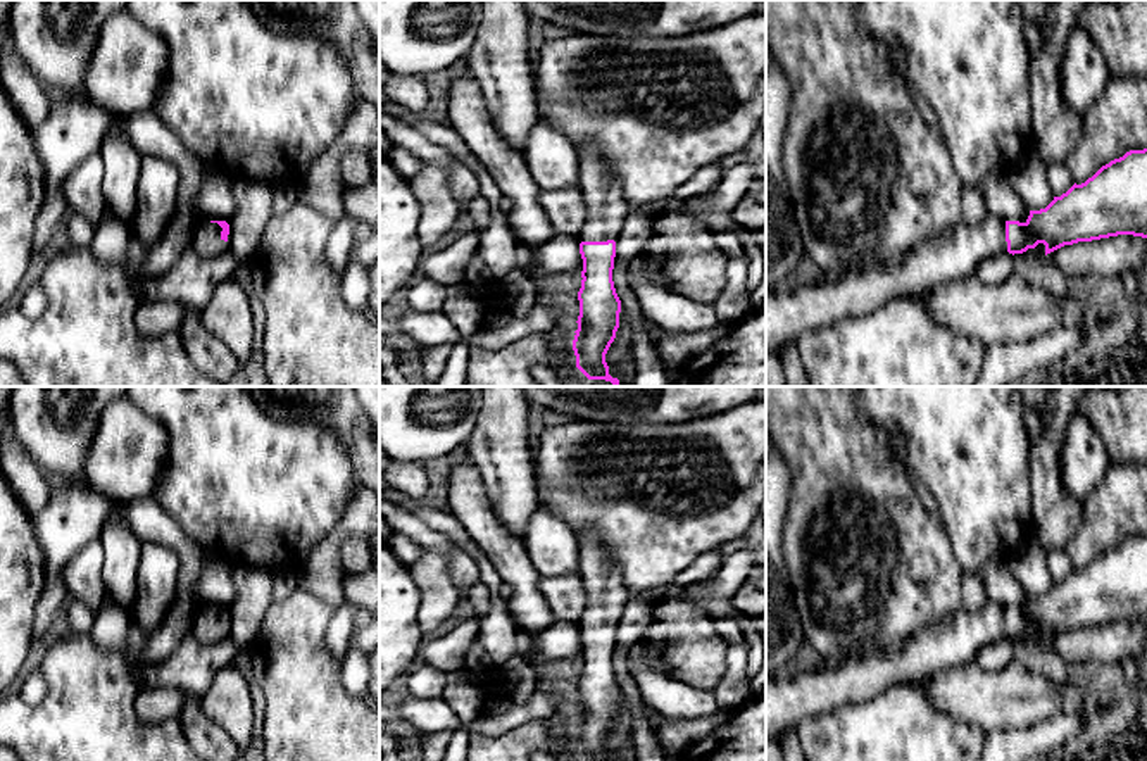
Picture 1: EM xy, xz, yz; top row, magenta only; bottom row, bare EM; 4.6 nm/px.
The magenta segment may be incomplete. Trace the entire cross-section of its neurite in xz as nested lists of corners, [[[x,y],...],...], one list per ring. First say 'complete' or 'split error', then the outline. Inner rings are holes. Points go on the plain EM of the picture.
split error | [[[593,530],[578,533],[580,569],[588,597],[580,618],[583,645],[580,702],[573,737],[583,761],[609,761],[605,740],[619,714],[621,687],[612,668],[616,625],[623,619],[631,595],[621,568],[609,557],[600,535]]]

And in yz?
split error | [[[1147,535],[1130,537],[1102,552],[1085,569],[1075,569],[1066,580],[1054,583],[1045,595],[1030,597],[1025,609],[1004,609],[995,602],[987,602],[978,613],[962,607],[937,626],[914,633],[900,651],[868,651],[818,671],[802,671],[793,678],[778,675],[766,680],[766,740],[778,740],[805,718],[821,716],[840,706],[871,701],[893,685],[907,685],[950,668],[971,664],[980,651],[993,642],[1023,640],[1038,630],[1045,632],[1047,642],[1064,632],[1118,621],[1147,625]]]

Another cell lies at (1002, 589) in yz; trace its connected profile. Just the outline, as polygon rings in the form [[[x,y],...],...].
[[[1006,554],[993,556],[980,568],[990,602],[1006,607],[1026,609],[1030,595],[1007,568]]]

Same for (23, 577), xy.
[[[0,471],[0,695],[17,682],[47,580],[31,513]]]

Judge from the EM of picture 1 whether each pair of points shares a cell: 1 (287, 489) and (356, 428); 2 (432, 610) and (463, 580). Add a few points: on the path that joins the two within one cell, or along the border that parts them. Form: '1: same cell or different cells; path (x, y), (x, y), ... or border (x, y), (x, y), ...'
1: different cells; border (307, 420), (330, 427), (337, 433), (357, 478)
2: different cells; border (437, 551), (452, 558), (449, 575), (463, 594)

